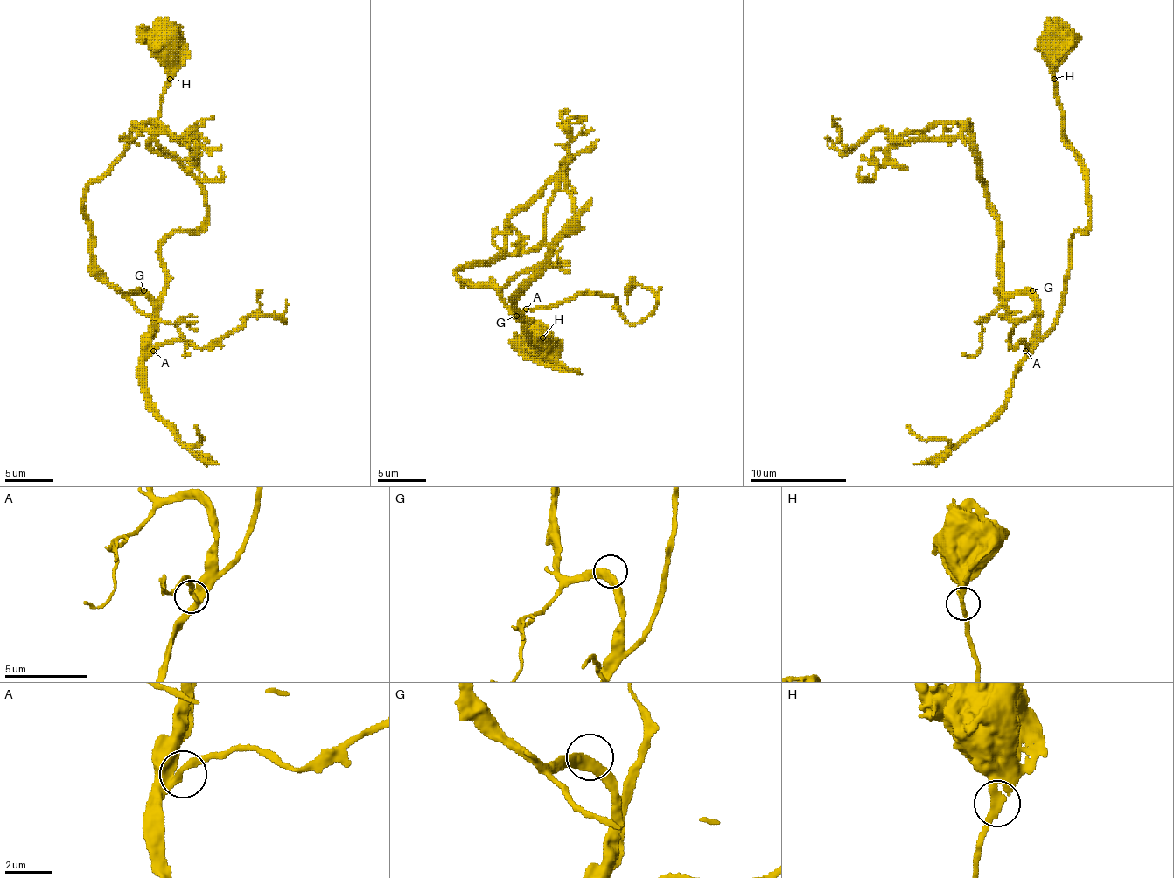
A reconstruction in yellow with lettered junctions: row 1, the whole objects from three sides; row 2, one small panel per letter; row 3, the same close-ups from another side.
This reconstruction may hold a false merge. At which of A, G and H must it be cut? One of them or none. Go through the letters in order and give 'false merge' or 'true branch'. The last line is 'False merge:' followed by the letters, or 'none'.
A: true branch
G: true branch
H: true branch
False merge: none

